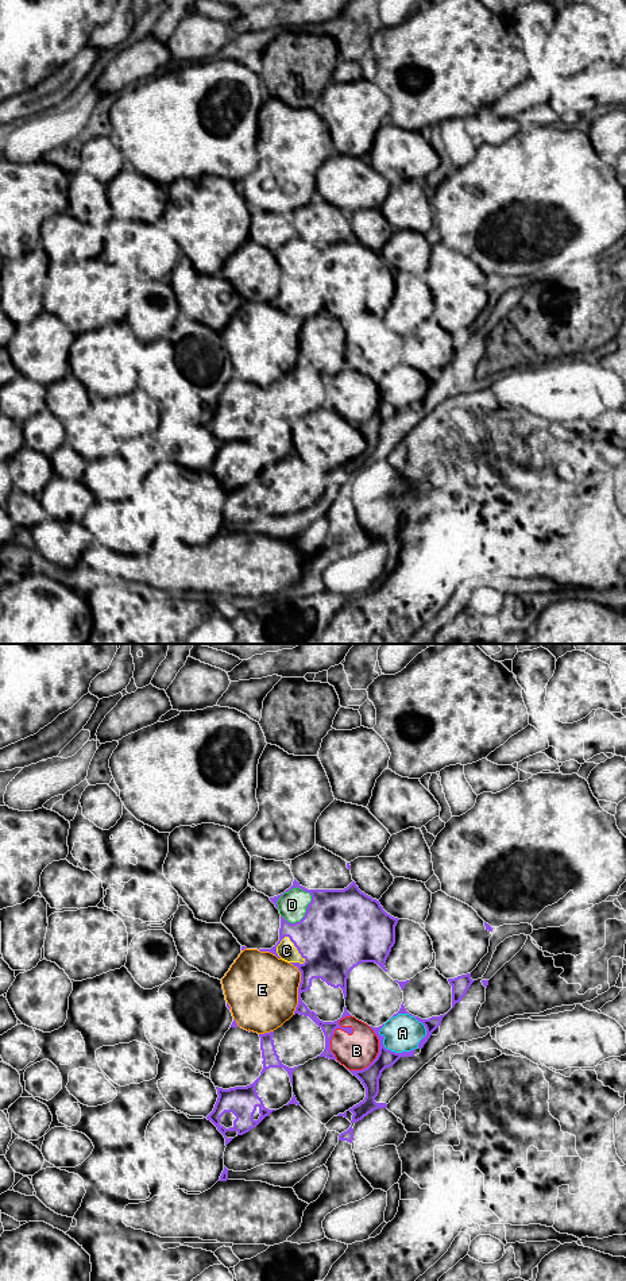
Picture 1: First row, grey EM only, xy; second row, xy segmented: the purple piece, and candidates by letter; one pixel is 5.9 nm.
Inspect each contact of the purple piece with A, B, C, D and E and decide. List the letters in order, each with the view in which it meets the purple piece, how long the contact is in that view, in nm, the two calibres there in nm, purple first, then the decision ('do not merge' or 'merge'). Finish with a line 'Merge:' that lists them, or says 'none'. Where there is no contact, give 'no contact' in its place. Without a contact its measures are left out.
A: meets purple in xy; contact 260 nm long; 80 nm thick on the purple side, 220 nm on the other; do not merge
B: meets purple in xy; contact 300 nm long; 80 nm thick on the purple side, 220 nm on the other; do not merge
C: meets purple in xy; contact 200 nm long; 440 nm thick on the purple side, 110 nm on the other; do not merge
D: meets purple in xy; contact 240 nm long; 460 nm thick on the purple side, 170 nm on the other; do not merge
E: meets purple in xy; contact 320 nm long; 280 nm thick on the purple side, 420 nm on the other; do not merge
Merge: none

